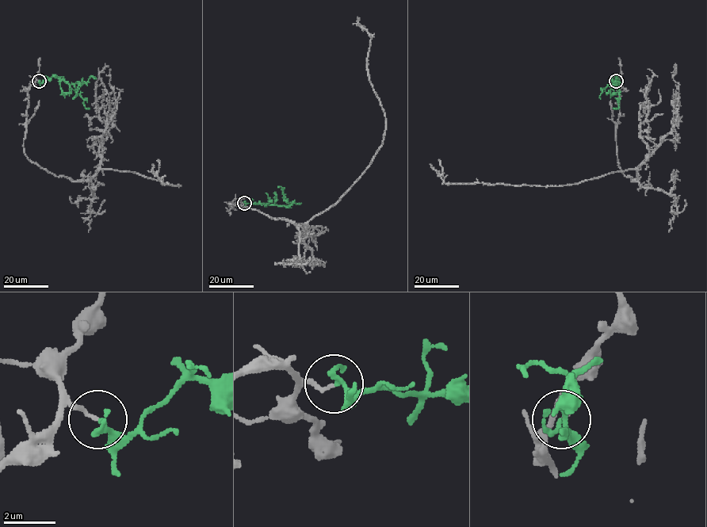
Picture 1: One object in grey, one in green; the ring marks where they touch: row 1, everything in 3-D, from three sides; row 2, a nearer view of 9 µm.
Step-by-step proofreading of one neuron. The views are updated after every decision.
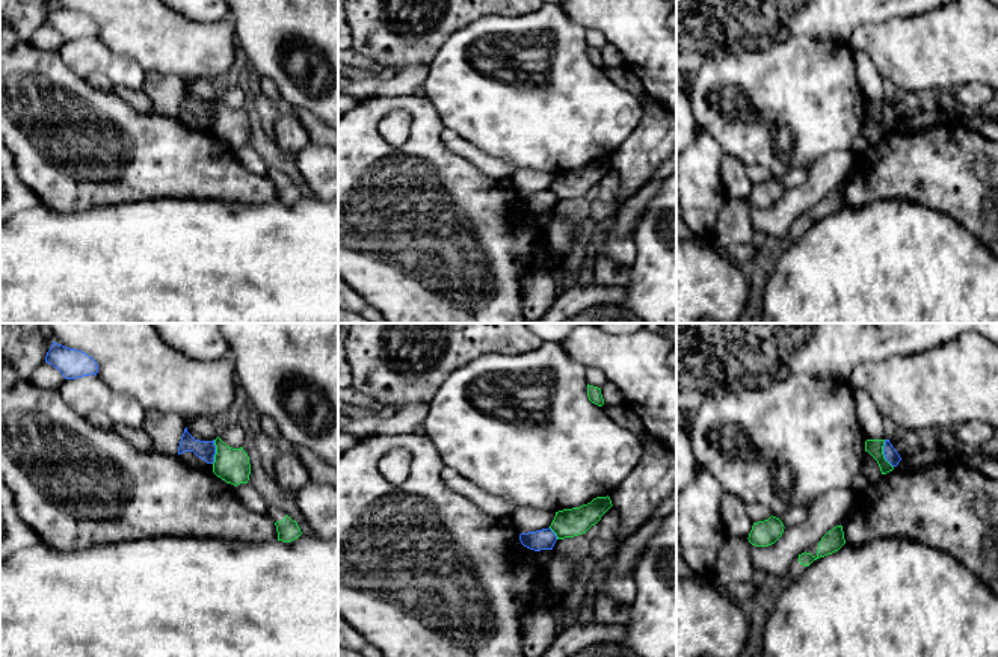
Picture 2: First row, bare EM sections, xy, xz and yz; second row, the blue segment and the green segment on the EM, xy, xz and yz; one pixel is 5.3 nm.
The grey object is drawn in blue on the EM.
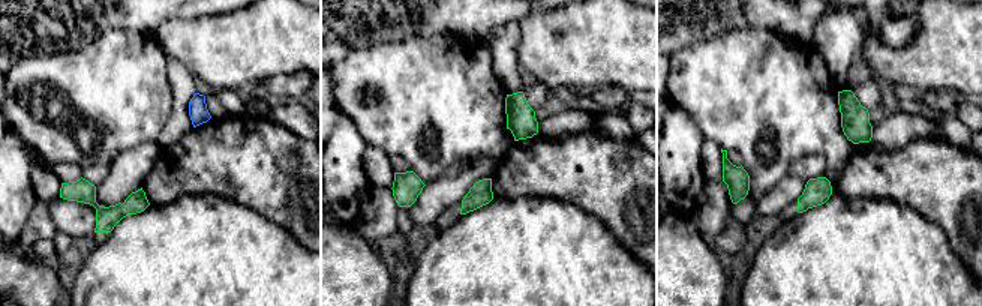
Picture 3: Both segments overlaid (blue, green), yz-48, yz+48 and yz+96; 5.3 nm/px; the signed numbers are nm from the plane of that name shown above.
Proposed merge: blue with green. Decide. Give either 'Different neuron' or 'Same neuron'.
Different neuron

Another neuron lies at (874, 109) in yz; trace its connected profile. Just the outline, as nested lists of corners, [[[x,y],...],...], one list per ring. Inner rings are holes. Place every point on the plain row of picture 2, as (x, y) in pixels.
[[[867,101],[865,113],[868,113],[879,125],[882,136],[894,131],[894,128],[885,121],[883,116],[885,101]]]

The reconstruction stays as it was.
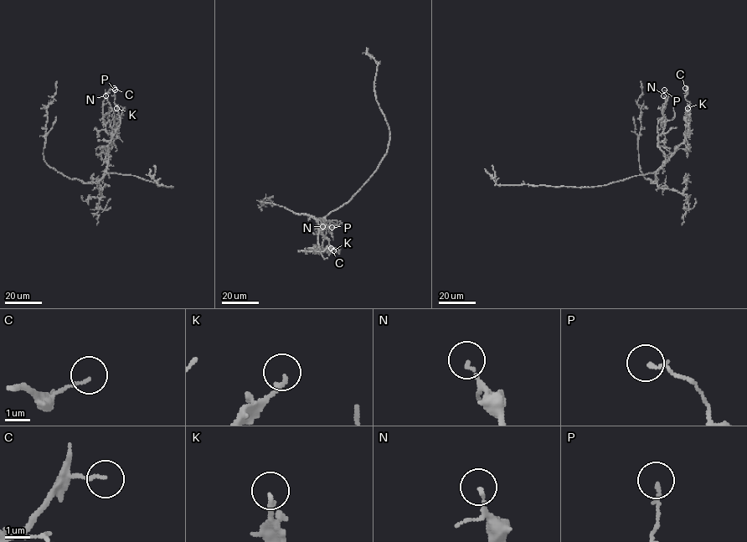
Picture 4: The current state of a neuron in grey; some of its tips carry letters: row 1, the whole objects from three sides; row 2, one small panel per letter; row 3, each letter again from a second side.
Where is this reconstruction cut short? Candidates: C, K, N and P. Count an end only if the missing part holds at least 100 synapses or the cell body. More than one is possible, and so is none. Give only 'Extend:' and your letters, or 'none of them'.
Extend: none of them

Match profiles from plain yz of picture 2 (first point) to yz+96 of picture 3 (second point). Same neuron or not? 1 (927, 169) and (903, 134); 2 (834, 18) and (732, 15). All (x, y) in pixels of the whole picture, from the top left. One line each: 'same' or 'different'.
1: different
2: same

